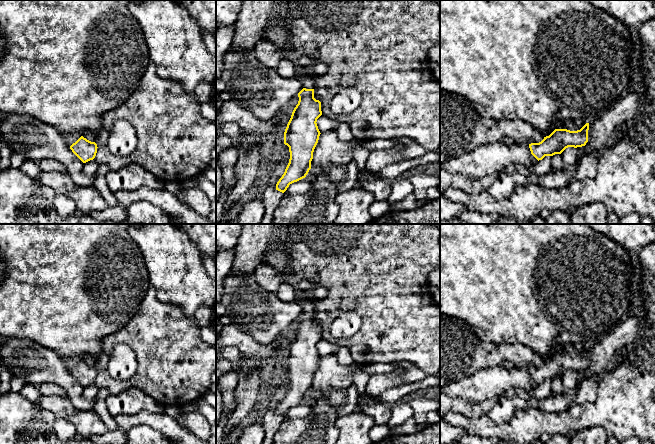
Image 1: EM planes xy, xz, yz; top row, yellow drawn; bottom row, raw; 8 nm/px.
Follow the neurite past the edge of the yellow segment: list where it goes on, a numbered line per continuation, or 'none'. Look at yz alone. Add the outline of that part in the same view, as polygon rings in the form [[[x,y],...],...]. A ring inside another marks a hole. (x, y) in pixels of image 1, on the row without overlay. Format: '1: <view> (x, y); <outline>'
1: yz (493, 382); [[[500,365],[452,382],[441,388],[440,392],[465,402],[481,402],[487,398],[504,395],[508,388],[529,392],[537,386],[538,384],[531,378],[529,368],[514,367],[507,370]]]

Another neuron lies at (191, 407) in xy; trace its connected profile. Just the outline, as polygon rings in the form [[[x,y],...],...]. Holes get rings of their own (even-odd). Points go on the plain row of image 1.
[[[198,401],[187,404],[185,407],[181,408],[181,412],[185,414],[198,412]]]

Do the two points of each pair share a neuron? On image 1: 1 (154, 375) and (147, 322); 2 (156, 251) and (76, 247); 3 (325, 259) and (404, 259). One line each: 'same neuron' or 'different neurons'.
1: same neuron
2: different neurons
3: same neuron

